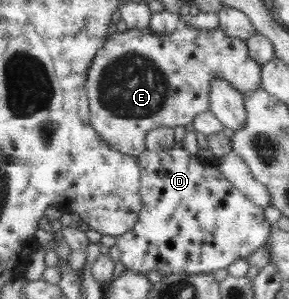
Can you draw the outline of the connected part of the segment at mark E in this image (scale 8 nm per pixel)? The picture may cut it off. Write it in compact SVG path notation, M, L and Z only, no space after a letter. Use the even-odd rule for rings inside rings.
M183 24L168 34L158 34L150 26L146 29L127 28L123 32L115 31L109 35L89 72L87 91L91 123L111 148L138 157L146 151L148 134L152 131L162 127L193 125L202 113L210 112L215 80L223 80L232 85L246 99L246 96L262 88L262 75L263 65L250 56L247 41L228 35L219 27L206 30Z

